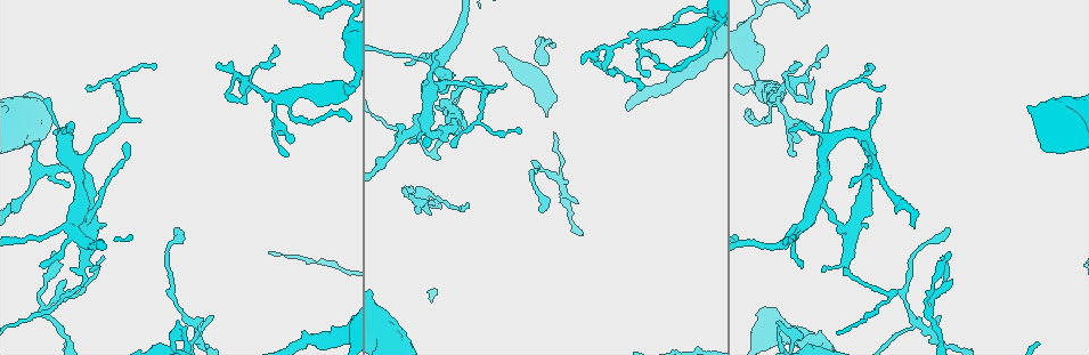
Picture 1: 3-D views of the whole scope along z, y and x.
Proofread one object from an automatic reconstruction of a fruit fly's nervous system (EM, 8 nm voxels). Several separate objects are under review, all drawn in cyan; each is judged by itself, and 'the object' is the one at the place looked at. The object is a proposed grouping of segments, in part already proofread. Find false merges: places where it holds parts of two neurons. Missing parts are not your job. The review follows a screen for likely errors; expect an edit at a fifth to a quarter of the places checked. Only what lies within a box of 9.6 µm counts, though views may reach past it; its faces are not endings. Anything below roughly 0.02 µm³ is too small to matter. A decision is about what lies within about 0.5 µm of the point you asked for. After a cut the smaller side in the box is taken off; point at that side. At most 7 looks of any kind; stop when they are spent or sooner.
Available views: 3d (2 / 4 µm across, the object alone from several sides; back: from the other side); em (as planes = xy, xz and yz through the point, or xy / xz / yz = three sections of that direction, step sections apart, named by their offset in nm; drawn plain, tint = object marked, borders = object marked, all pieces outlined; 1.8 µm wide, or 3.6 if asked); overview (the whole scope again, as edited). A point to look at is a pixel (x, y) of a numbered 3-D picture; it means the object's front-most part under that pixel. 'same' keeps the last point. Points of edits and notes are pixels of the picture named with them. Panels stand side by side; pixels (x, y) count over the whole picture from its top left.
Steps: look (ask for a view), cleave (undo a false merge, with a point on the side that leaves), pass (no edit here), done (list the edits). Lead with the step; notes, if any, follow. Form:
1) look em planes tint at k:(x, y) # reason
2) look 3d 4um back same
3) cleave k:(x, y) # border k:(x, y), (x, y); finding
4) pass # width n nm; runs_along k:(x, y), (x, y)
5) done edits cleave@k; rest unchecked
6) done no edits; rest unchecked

look em planes tint at 1:(431, 203) # narrows sharply

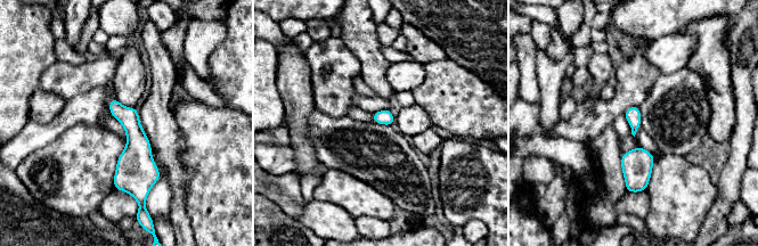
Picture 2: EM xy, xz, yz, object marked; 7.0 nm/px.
pass # all the same neuron

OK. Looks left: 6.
look 3d 2um at 1:(445, 134)

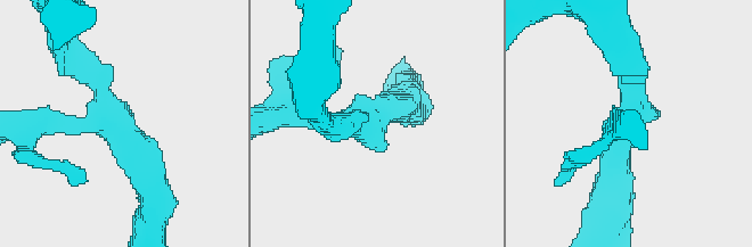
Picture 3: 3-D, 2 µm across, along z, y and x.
look em planes tint at 3:(362, 115) # shape alone is not enough

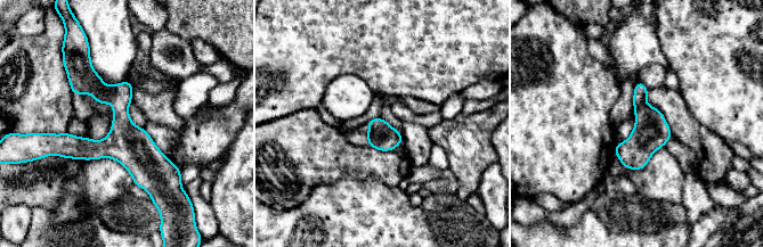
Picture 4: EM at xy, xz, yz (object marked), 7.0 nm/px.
pass # runs_along 4:(61, 139), (175, 170); all the same neuron

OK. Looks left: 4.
look em planes tint at 1:(853, 229) # side arm on a straight run

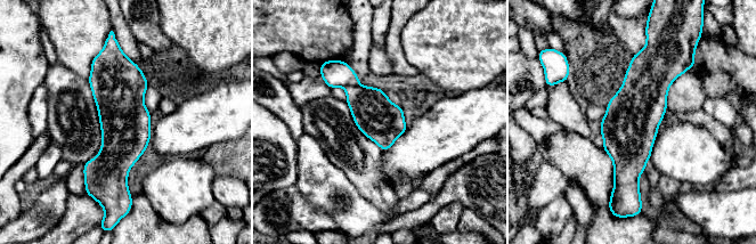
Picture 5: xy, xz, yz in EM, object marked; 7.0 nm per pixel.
cleave 5:(335, 73) # border 5:(358, 83), (344, 88); a second neuron is stuck on

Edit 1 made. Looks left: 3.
done edits cleave@5; rest unchecked

